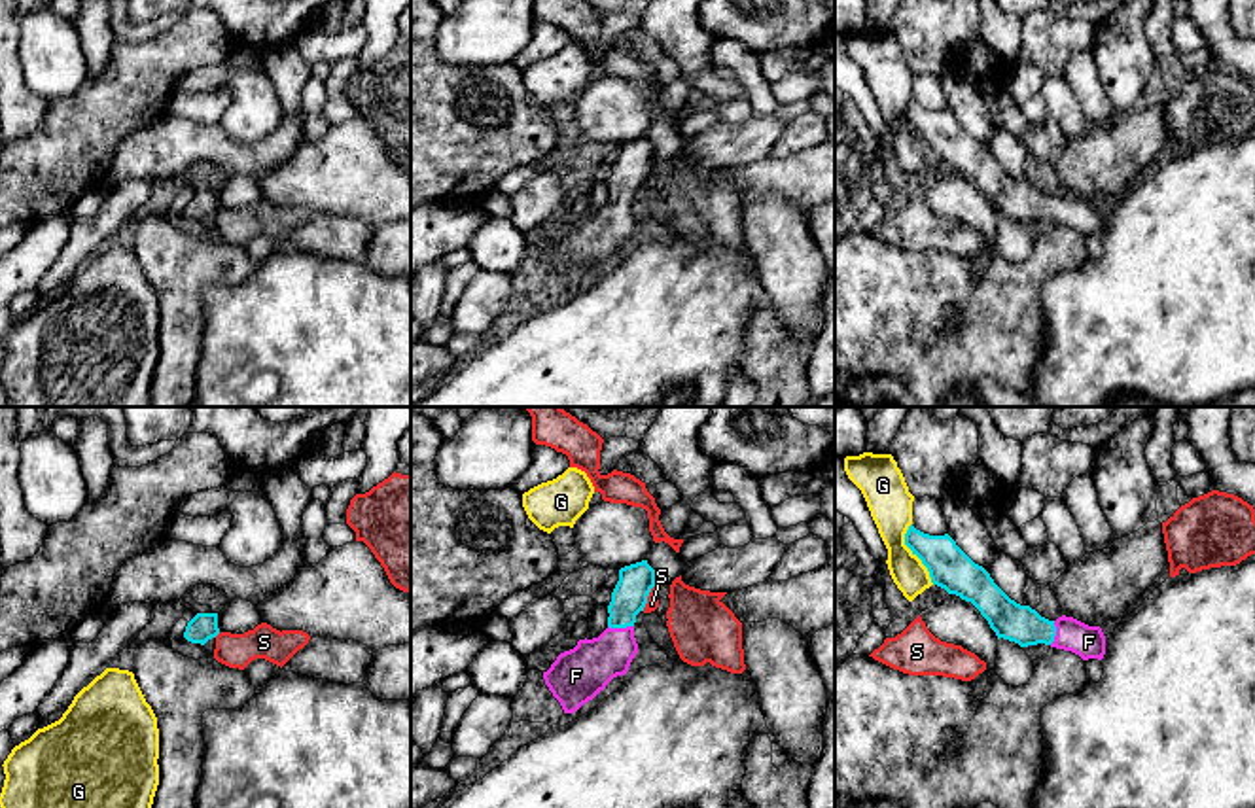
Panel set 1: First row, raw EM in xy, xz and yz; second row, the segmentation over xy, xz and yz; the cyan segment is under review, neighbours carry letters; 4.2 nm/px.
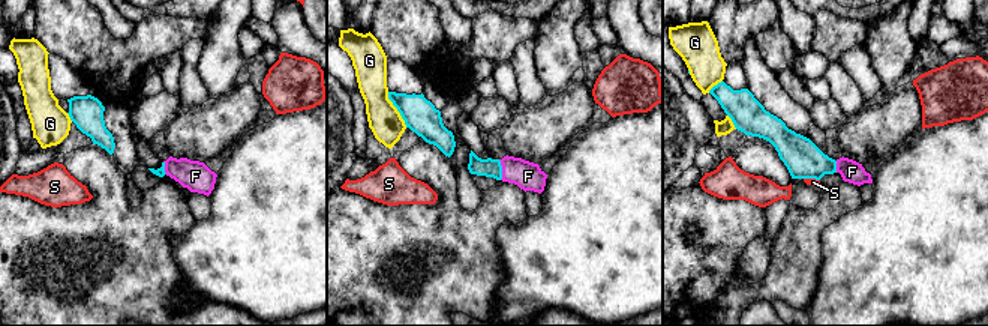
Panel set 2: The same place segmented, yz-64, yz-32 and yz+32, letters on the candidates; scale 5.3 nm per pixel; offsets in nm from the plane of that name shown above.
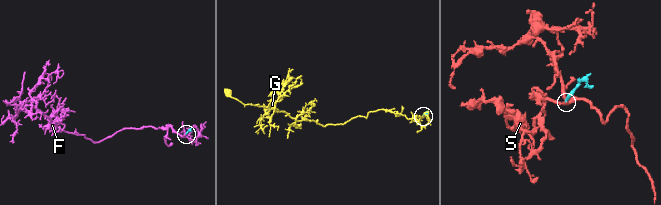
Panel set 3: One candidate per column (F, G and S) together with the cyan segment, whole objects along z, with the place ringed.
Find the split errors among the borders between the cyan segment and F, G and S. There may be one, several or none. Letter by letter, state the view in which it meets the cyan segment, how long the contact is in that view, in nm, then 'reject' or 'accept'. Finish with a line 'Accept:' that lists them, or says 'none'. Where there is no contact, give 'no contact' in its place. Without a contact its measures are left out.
F: meets cyan in xz; contact 110 nm long; accept
G: meets cyan in yz; contact 280 nm long; reject
S: meets cyan in xz; contact 130 nm long; reject
Accept: F

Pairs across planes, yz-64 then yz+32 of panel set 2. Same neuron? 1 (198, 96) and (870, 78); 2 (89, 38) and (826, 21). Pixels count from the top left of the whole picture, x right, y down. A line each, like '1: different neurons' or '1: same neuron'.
1: same neuron
2: same neuron

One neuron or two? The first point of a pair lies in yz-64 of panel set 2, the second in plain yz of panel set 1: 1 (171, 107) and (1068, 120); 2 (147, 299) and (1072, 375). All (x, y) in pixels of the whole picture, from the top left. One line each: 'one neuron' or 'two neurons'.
1: two neurons
2: two neurons

